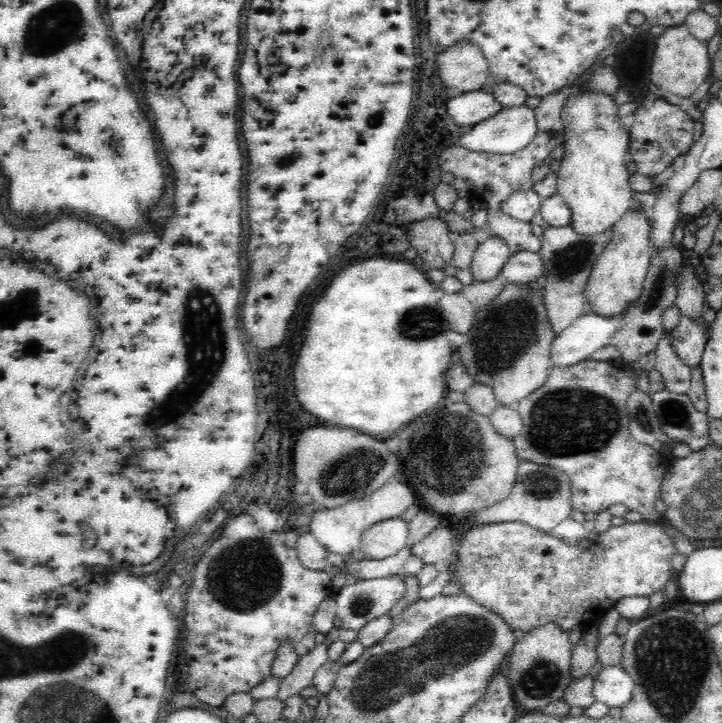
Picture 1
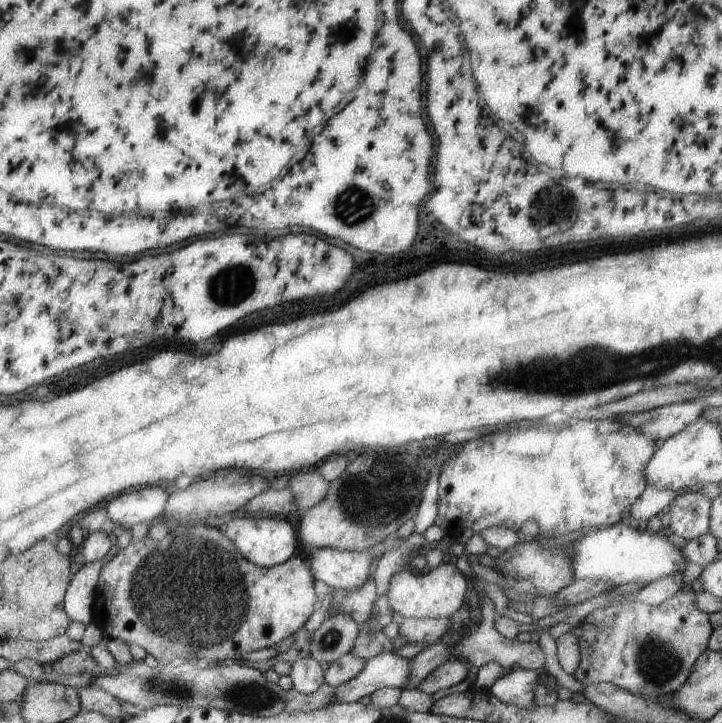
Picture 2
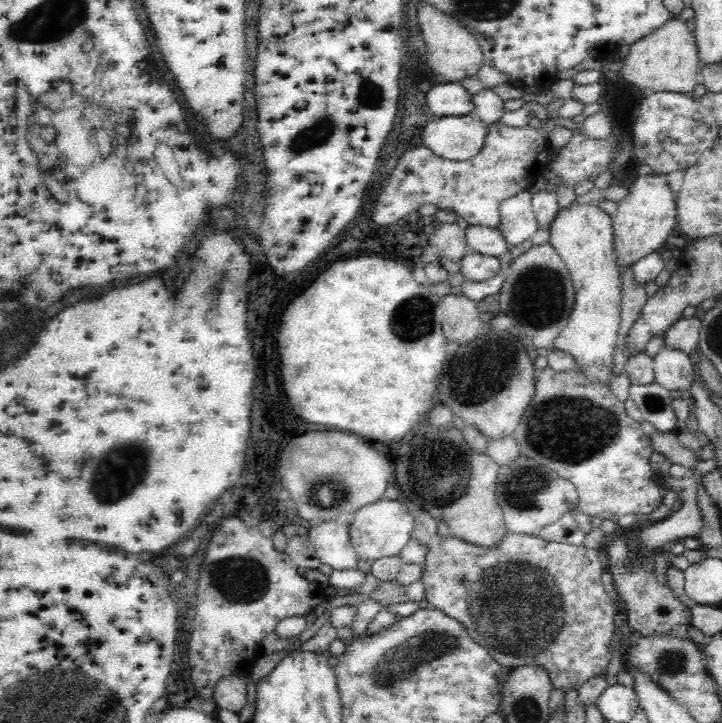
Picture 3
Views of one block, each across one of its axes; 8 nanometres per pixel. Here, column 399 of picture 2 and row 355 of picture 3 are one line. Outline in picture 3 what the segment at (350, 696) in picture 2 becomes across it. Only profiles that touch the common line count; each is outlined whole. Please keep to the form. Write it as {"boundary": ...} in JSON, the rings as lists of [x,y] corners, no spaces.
{"boundary":[[[659,351],[653,359],[654,383],[670,392],[688,393],[695,379],[691,356],[680,351]]]}

